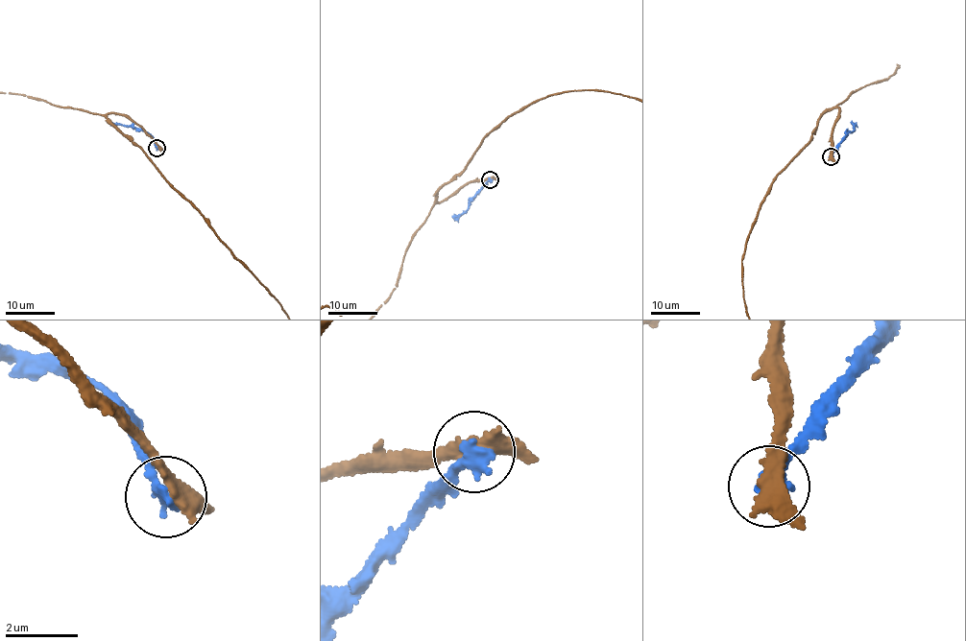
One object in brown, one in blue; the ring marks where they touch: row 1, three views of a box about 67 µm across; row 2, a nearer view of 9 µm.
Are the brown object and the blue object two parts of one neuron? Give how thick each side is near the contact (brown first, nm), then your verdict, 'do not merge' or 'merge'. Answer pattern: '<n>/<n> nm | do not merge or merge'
400/400 nm | do not merge

